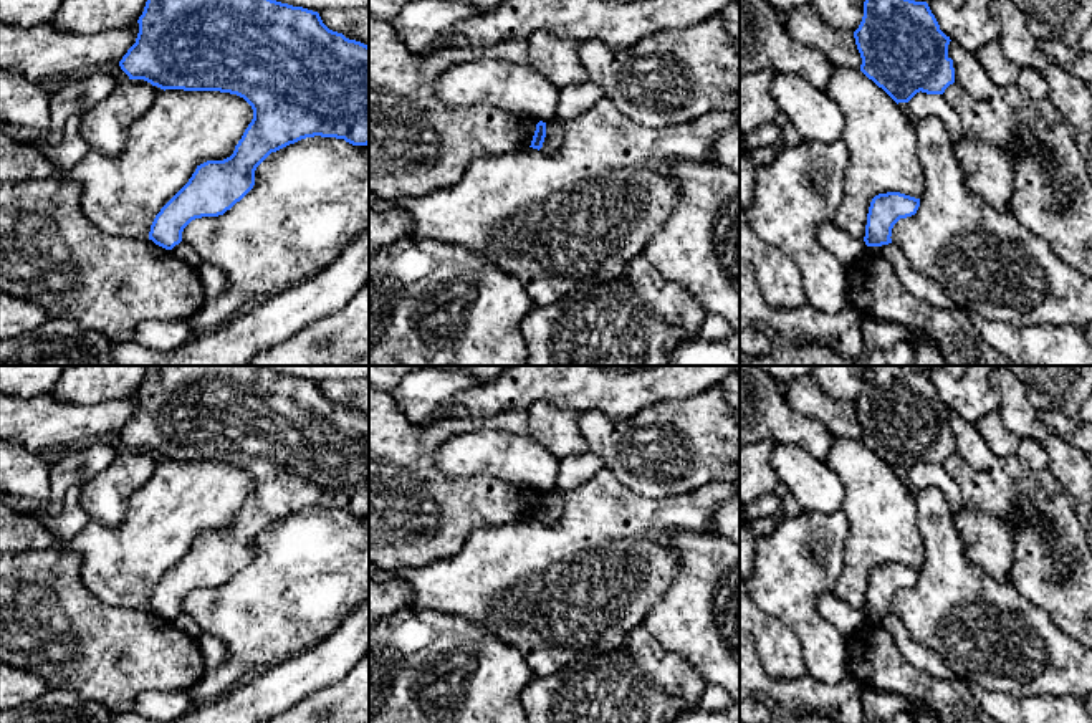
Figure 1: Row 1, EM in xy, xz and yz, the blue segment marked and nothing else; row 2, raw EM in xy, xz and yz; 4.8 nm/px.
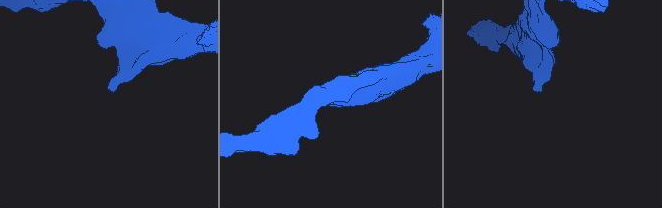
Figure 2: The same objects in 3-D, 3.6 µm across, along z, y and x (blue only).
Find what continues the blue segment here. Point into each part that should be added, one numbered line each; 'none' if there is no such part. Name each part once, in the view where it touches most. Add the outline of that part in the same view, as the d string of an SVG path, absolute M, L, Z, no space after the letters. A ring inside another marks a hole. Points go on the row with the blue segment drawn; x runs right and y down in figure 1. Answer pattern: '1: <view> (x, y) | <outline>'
none

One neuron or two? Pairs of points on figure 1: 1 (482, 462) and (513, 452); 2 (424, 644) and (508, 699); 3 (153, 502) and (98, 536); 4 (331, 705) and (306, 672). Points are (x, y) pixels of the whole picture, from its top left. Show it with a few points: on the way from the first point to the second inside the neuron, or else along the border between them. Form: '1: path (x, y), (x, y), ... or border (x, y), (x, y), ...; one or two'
1: path (490, 454), (505, 454); one
2: path (445, 665), (475, 669), (487, 680); one
3: path (148, 518), (121, 545), (114, 545); one
4: border (351, 667), (333, 684), (308, 694), (293, 705); two

